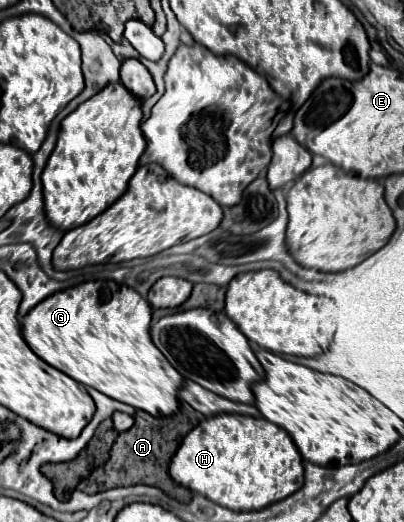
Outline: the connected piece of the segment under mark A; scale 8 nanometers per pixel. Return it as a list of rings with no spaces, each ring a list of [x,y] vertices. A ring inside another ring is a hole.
[[[189,403],[185,405],[181,405],[181,411],[179,411],[179,423],[177,423],[177,415],[171,415],[171,417],[153,417],[153,415],[149,415],[149,413],[145,413],[145,411],[137,411],[137,415],[135,415],[135,425],[129,429],[129,431],[125,431],[125,433],[119,433],[119,437],[117,437],[117,441],[115,441],[115,445],[113,445],[113,449],[111,449],[111,457],[109,457],[109,461],[105,463],[105,467],[103,467],[103,471],[100,471],[99,475],[92,475],[88,477],[88,489],[87,492],[89,494],[98,493],[101,491],[105,491],[114,487],[121,487],[121,485],[137,485],[137,483],[145,483],[145,485],[153,485],[153,487],[159,487],[161,491],[165,491],[169,497],[173,497],[173,499],[177,499],[177,501],[181,501],[181,503],[189,503],[191,501],[191,491],[189,489],[185,489],[185,487],[179,487],[171,477],[169,477],[169,461],[171,461],[171,457],[175,455],[175,451],[177,451],[177,425],[179,425],[179,445],[181,445],[181,441],[183,441],[183,437],[197,425],[197,423],[201,423],[205,417],[199,413],[199,411],[193,411],[193,407],[189,407]]]

